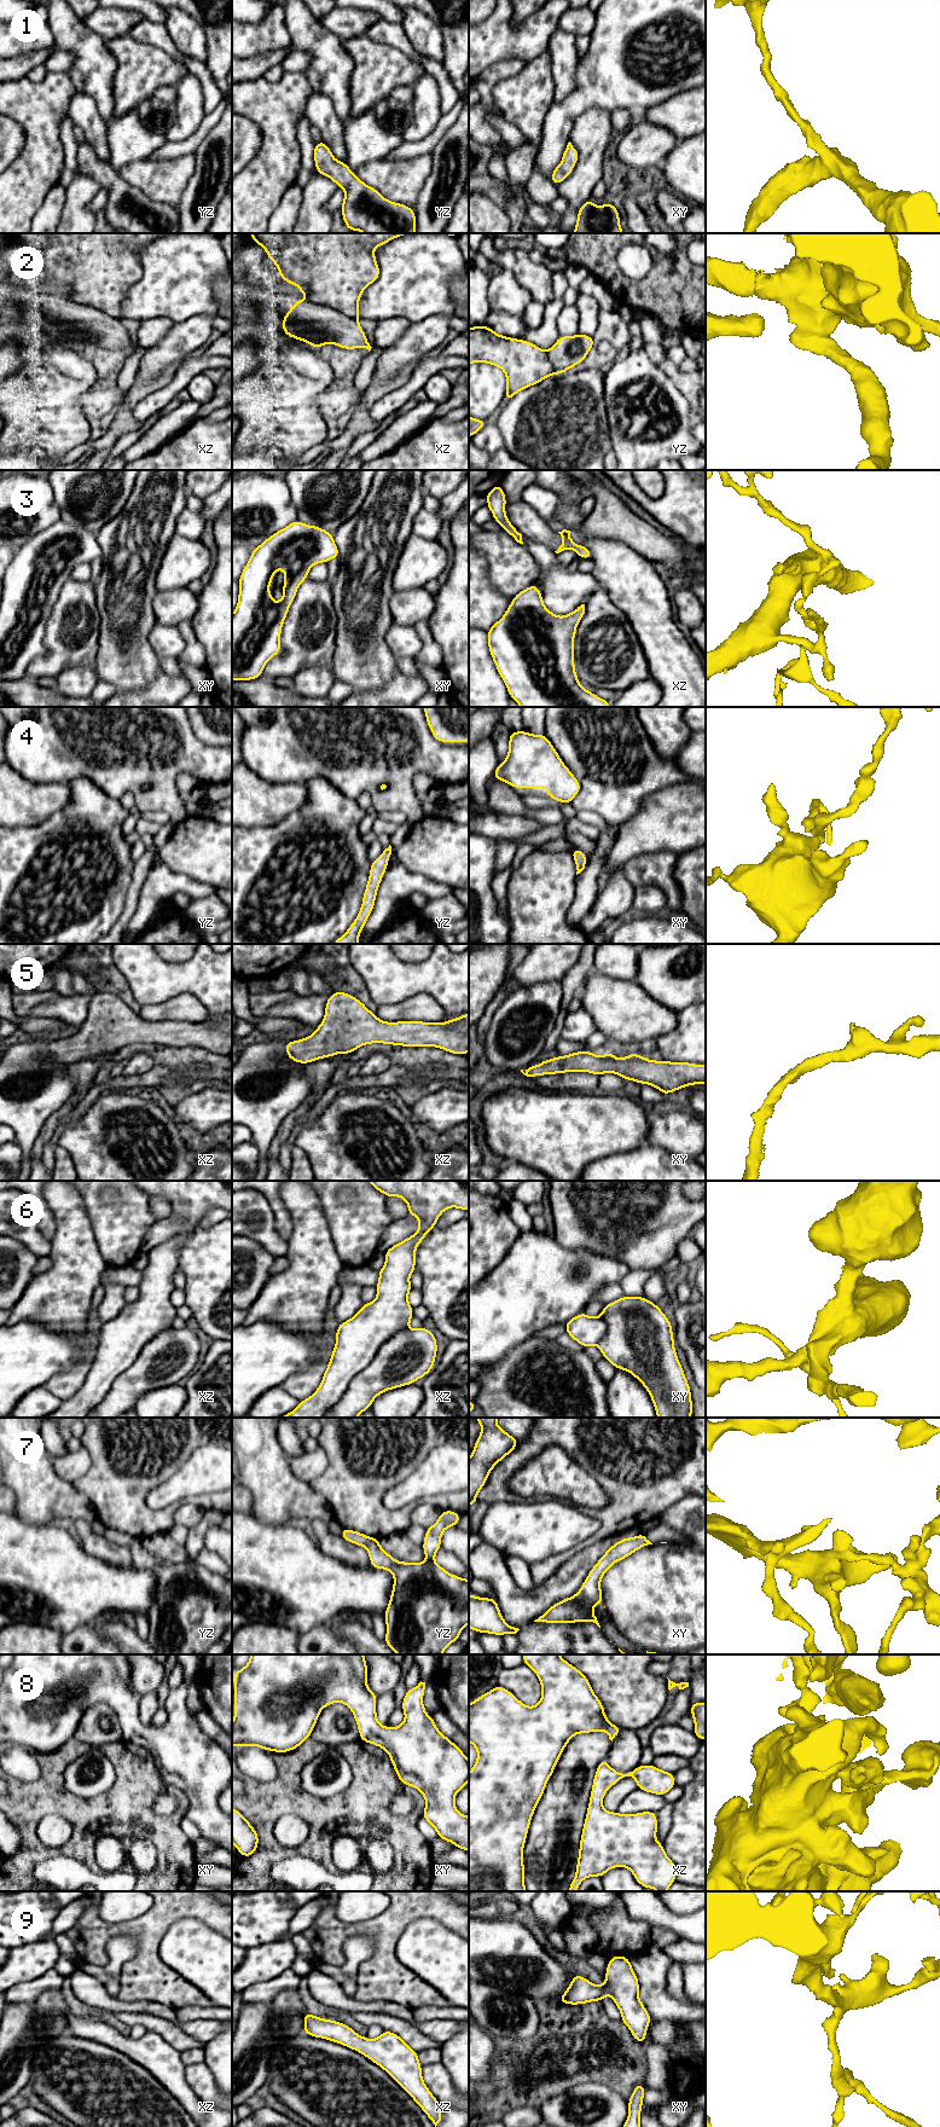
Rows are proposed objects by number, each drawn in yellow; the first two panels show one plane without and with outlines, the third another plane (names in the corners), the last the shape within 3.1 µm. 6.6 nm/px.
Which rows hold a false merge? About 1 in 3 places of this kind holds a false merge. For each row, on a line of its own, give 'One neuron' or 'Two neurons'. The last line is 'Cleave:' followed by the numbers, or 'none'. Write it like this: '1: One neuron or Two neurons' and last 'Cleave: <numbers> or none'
1: One neuron
2: One neuron
3: One neuron
4: One neuron
5: One neuron
6: One neuron
7: One neuron
8: One neuron
9: One neuron
Cleave: none

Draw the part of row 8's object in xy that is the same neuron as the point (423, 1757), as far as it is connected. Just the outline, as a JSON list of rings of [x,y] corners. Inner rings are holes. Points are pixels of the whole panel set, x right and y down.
[[[250,1654],[250,1659],[248,1664],[244,1668],[233,1673],[233,1676],[236,1682],[233,1686],[234,1720],[232,1721],[232,1748],[237,1745],[257,1746],[267,1751],[282,1752],[282,1754],[295,1750],[311,1737],[323,1708],[326,1708],[332,1703],[343,1703],[350,1709],[352,1714],[355,1717],[355,1722],[360,1734],[360,1740],[372,1745],[377,1745],[381,1749],[385,1750],[390,1757],[391,1764],[398,1774],[400,1783],[404,1785],[412,1786],[422,1792],[422,1795],[425,1798],[425,1808],[422,1818],[433,1825],[433,1827],[435,1828],[440,1838],[442,1838],[446,1842],[452,1842],[454,1847],[458,1849],[469,1851],[469,1816],[460,1814],[454,1804],[456,1795],[465,1786],[468,1786],[469,1760],[465,1756],[465,1754],[452,1740],[449,1740],[446,1735],[443,1735],[437,1729],[434,1717],[427,1714],[423,1704],[425,1682],[420,1681],[412,1690],[407,1690],[401,1704],[401,1708],[405,1712],[404,1722],[398,1727],[385,1727],[377,1721],[377,1711],[376,1711],[377,1694],[373,1693],[367,1686],[367,1663],[364,1654]]]

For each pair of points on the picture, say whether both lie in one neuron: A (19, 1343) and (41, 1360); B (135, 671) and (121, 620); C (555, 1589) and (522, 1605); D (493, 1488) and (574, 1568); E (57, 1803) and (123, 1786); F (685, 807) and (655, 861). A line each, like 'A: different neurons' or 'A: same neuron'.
A: same neuron
B: same neuron
C: same neuron
D: different neurons
E: same neuron
F: different neurons

